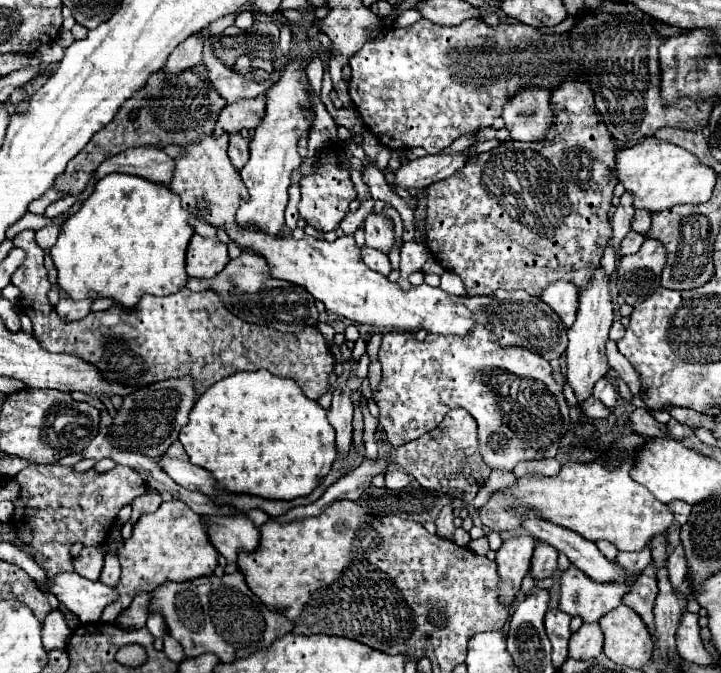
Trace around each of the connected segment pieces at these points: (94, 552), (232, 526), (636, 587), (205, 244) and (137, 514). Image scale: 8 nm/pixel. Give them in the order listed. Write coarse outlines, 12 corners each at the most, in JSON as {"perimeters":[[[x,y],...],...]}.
{"perimeters":[[[83,548],[73,562],[75,572],[99,580],[105,552]],[[205,516],[209,538],[227,562],[253,552],[259,530],[243,516]],[[639,574],[623,596],[653,634],[657,578]],[[195,234],[187,274],[213,278],[229,260],[225,244]],[[157,490],[131,502],[131,524],[137,524],[143,514],[159,508],[161,496]]]}

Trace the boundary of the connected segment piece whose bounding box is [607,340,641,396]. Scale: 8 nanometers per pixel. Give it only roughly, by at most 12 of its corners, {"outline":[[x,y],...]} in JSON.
{"outline":[[607,340],[609,366],[627,382],[635,396],[641,394],[639,374]]}

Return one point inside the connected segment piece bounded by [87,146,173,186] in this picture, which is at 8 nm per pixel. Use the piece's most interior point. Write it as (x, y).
(149, 162)

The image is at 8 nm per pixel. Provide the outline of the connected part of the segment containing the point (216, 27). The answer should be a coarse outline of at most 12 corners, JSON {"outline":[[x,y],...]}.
{"outline":[[236,15],[219,18],[211,26],[207,26],[207,32],[221,34],[227,26],[233,24]]}

